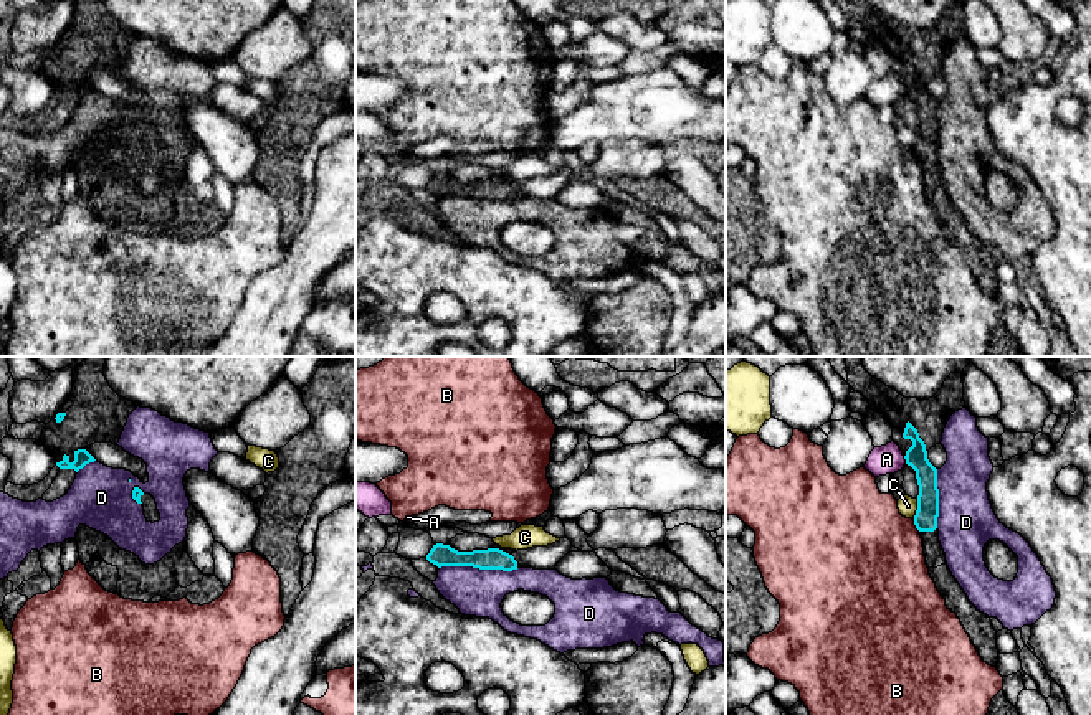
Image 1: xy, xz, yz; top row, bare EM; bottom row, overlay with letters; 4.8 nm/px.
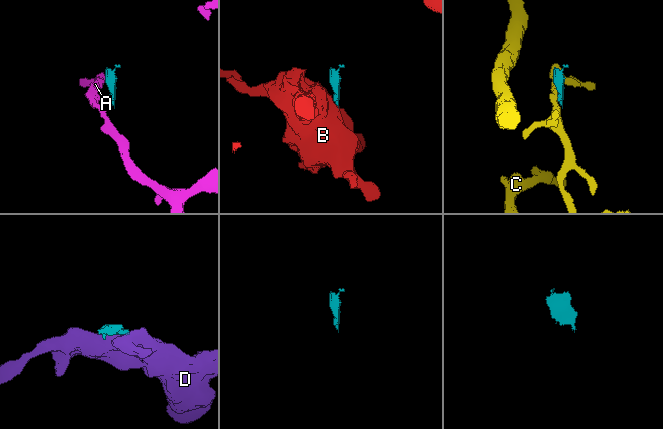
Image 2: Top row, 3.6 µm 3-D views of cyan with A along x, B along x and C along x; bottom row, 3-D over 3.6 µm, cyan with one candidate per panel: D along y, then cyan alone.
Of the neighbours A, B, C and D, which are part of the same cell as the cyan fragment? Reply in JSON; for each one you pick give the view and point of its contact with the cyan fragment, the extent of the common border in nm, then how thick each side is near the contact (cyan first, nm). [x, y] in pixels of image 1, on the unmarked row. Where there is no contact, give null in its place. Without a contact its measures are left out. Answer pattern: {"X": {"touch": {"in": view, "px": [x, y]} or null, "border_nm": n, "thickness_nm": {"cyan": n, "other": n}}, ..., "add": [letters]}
{"add": []}

